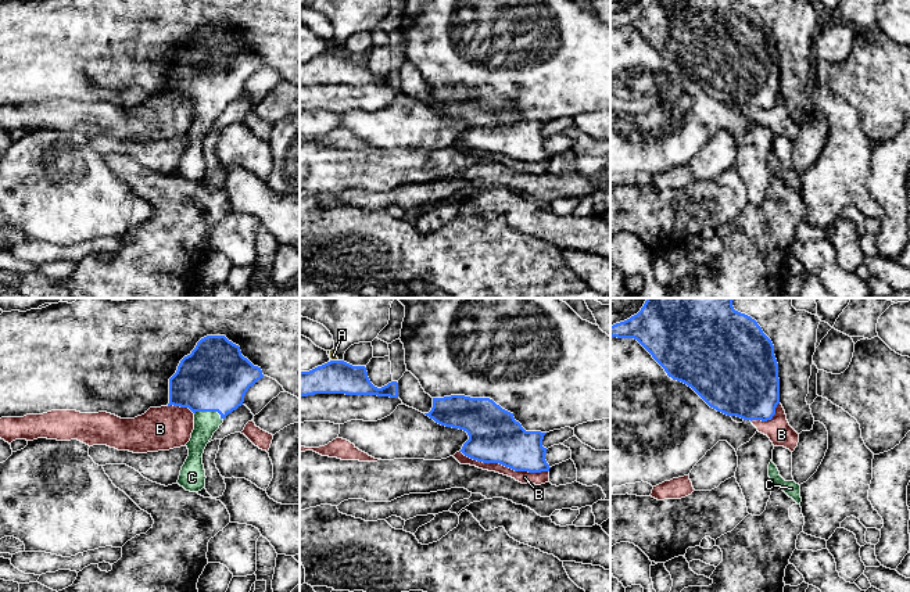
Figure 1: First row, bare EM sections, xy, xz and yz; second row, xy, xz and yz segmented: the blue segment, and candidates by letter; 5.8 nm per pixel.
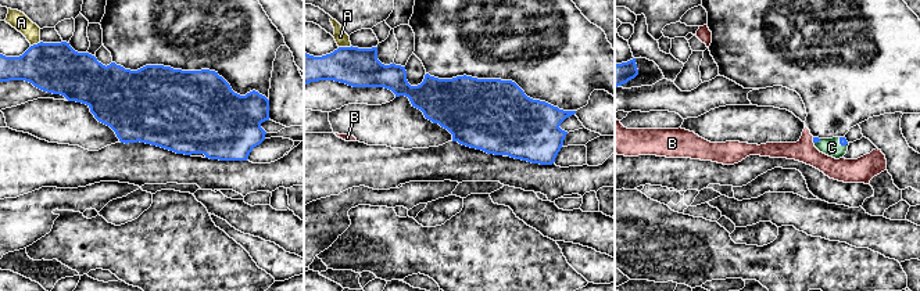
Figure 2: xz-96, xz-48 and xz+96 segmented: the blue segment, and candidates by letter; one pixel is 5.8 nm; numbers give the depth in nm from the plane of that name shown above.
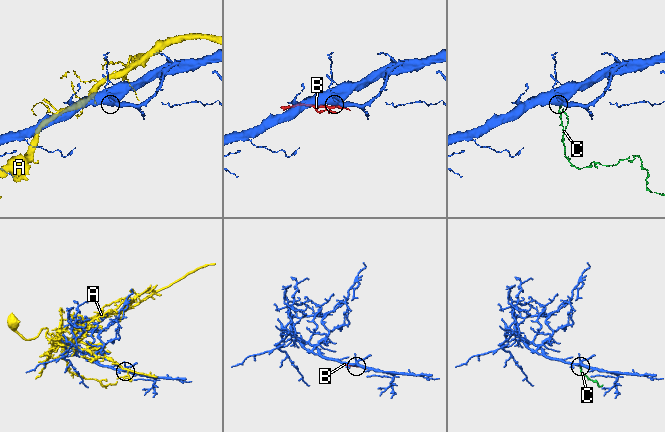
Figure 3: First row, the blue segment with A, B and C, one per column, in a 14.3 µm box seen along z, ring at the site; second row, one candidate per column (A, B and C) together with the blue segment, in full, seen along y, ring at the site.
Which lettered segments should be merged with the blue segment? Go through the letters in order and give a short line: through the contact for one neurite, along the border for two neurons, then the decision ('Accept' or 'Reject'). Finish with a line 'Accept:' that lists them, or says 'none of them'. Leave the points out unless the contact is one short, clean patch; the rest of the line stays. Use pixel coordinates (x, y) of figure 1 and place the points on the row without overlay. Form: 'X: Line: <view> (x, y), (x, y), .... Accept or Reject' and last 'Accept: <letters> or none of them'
A: Reject
B: Reject
C: Line: xy (215, 65), (210, 100), (205, 112). Accept
Accept: C

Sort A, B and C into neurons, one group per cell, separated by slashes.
A / B / C

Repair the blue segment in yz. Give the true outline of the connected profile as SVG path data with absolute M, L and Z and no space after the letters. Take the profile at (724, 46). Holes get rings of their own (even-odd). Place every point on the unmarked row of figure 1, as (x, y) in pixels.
M639 0L610 15L610 26L637 29L669 67L691 76L710 97L744 110L771 110L780 93L771 29L738 0Z

